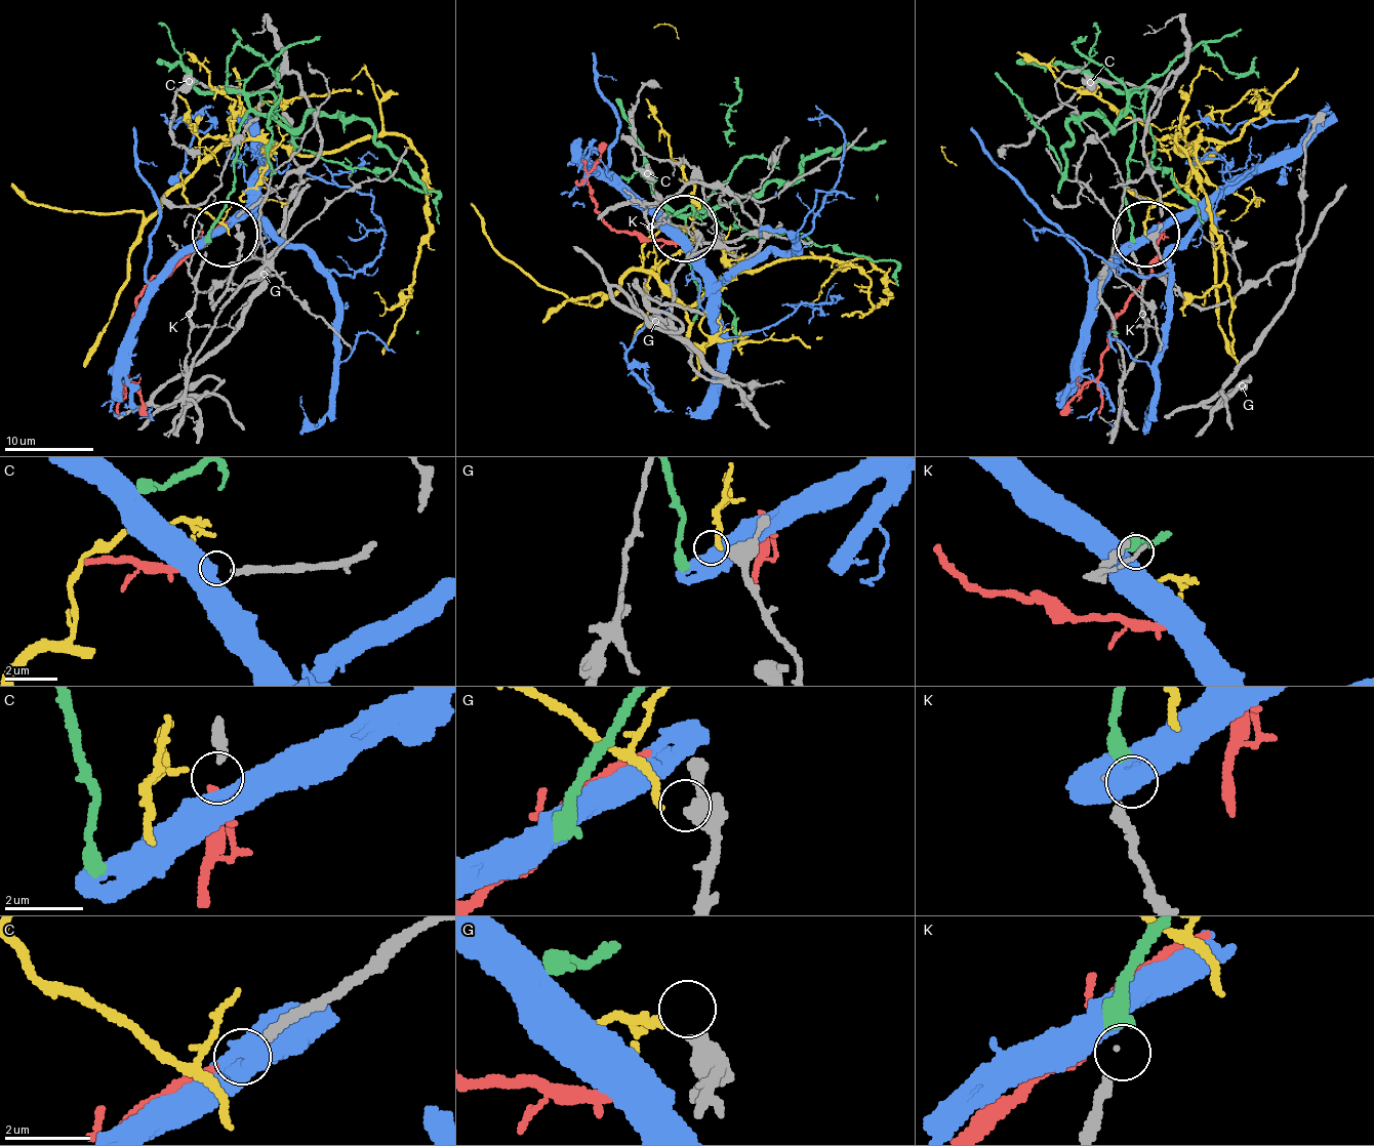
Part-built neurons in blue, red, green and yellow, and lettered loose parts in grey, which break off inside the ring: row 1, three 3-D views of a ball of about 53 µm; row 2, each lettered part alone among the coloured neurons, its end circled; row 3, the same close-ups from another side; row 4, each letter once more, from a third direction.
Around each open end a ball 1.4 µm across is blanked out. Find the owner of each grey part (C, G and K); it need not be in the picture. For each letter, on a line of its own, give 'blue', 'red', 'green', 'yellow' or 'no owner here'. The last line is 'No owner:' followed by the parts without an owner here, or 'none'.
C: red
G: no owner here
K: green
No owner: G

